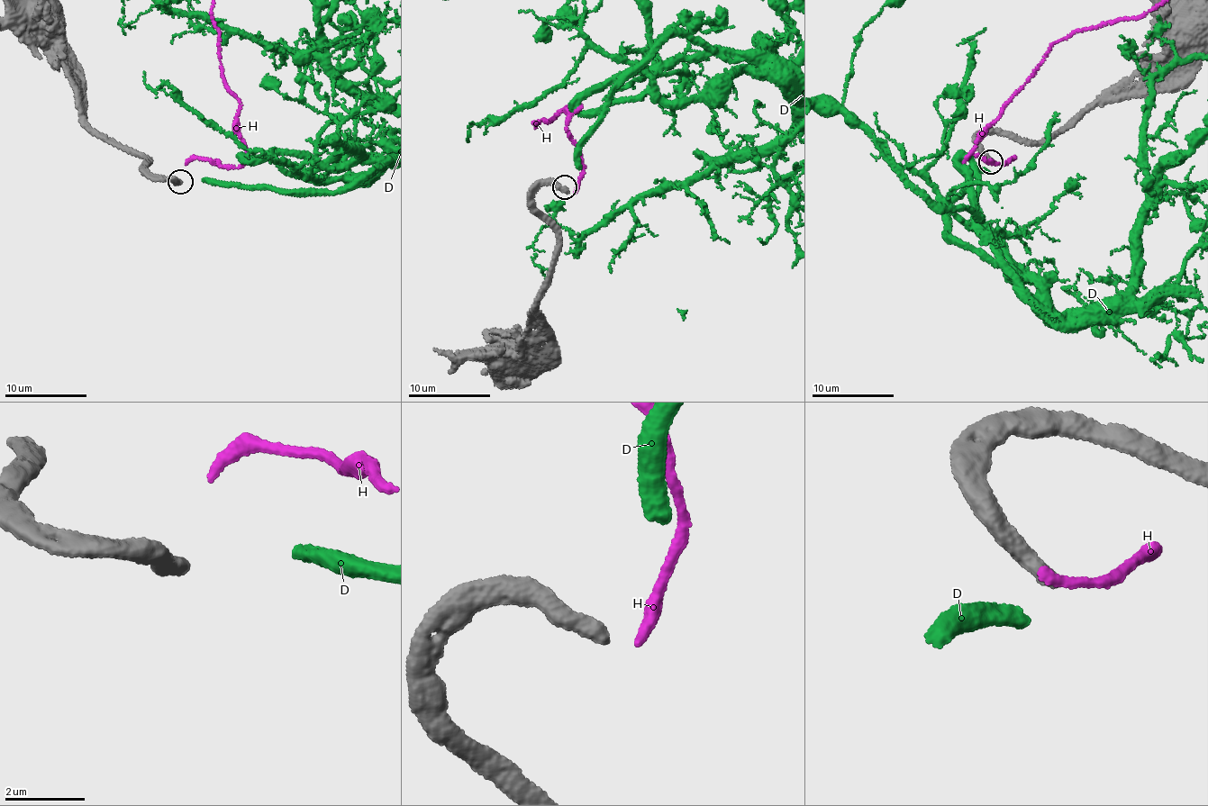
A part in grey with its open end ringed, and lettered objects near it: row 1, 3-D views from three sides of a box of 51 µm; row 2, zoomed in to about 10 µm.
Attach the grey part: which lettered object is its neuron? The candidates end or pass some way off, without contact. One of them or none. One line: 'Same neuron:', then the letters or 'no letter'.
Same neuron: D

